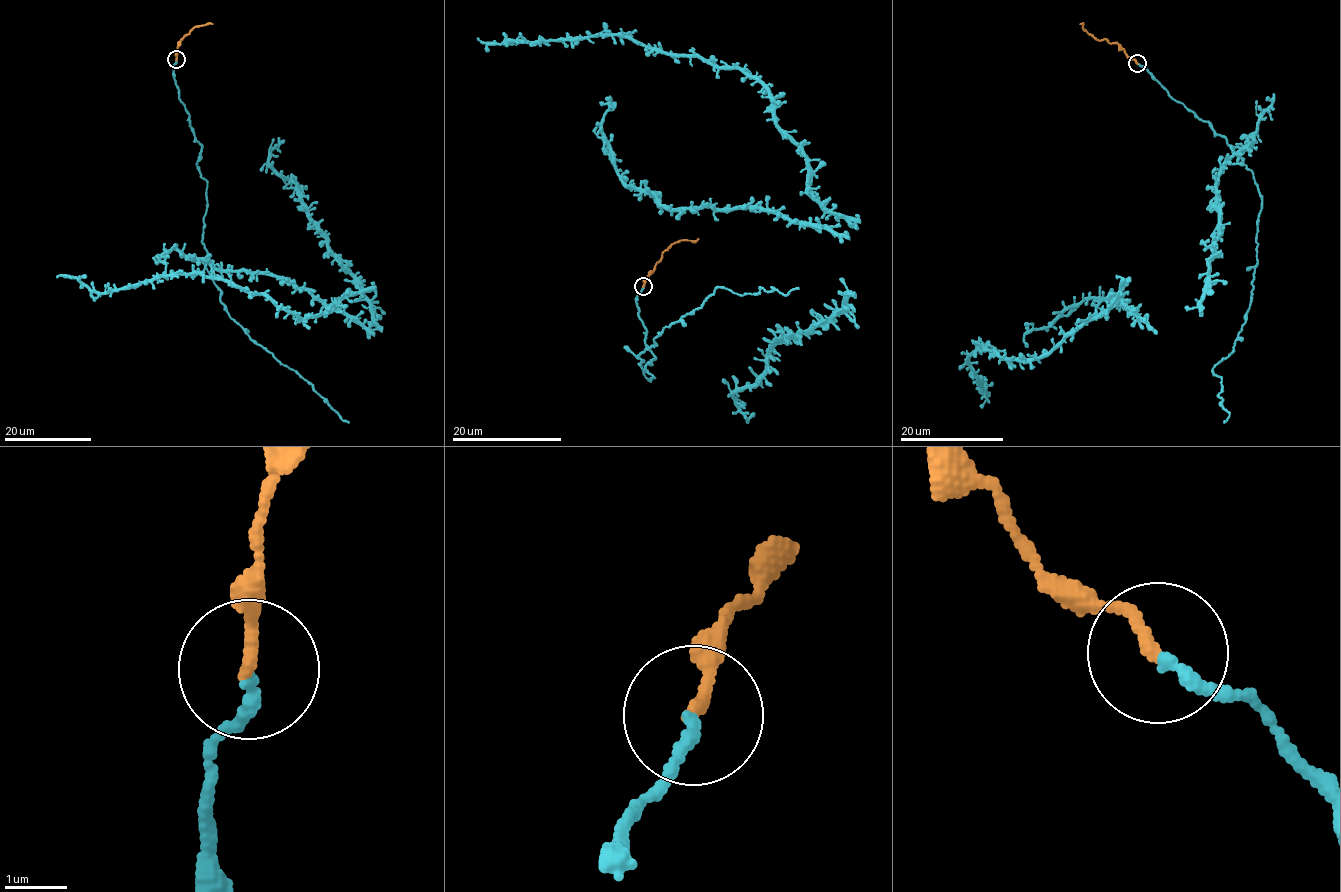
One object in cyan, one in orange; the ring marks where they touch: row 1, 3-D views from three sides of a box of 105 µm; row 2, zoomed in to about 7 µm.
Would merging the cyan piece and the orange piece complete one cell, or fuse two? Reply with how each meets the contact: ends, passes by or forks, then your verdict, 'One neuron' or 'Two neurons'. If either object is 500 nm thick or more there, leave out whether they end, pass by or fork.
At the ring cyan ends. At the ring orange ends. One neuron

